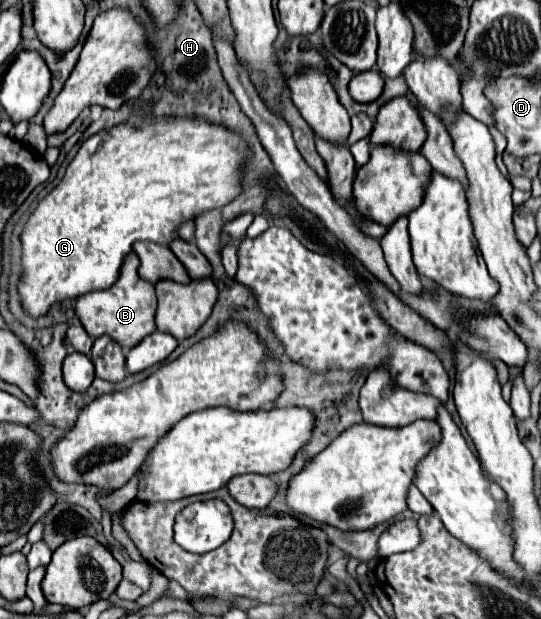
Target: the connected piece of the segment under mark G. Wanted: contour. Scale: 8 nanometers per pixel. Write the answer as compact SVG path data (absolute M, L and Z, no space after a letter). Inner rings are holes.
M131 116L125 124L85 140L63 180L39 202L19 236L23 274L17 282L17 292L25 314L41 318L53 304L65 298L111 288L119 276L123 258L137 240L169 244L177 236L181 222L229 204L241 192L241 164L249 154L239 134L195 118L153 120Z

